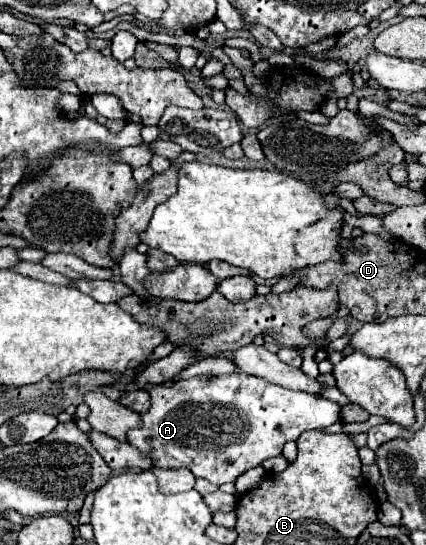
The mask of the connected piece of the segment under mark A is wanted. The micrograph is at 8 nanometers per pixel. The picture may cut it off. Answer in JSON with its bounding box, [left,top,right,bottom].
[127,371,341,485]

